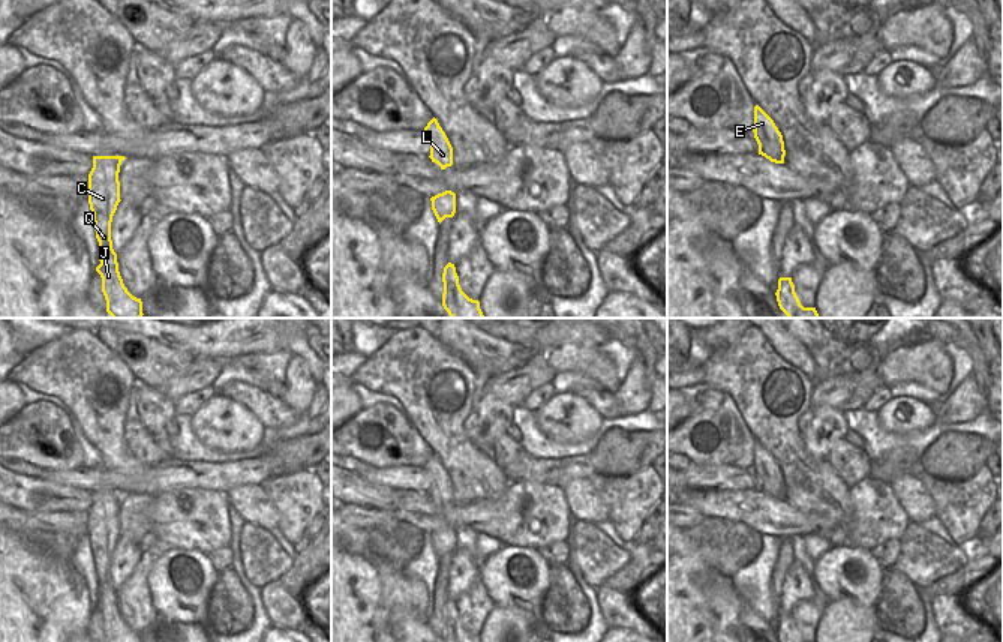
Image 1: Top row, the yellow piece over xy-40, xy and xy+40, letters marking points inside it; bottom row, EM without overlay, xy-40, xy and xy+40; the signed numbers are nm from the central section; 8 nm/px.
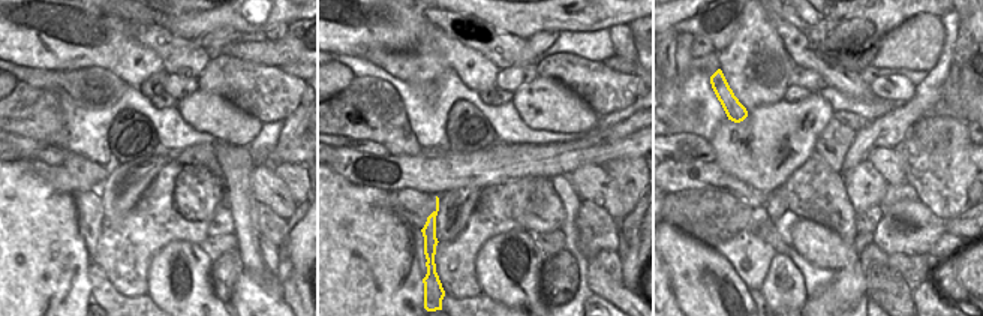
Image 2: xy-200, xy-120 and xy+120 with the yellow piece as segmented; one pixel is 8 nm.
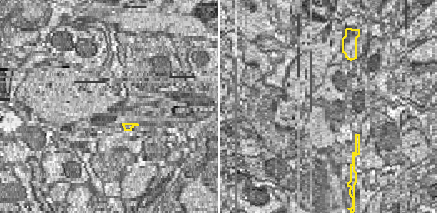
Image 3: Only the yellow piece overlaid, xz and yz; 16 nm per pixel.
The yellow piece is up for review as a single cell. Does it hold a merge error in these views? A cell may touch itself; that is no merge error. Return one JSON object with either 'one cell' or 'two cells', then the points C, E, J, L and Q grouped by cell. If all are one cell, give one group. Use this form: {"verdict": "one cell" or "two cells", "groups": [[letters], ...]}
{"verdict": "one cell", "groups": [["C", "E", "J", "L", "Q"]]}

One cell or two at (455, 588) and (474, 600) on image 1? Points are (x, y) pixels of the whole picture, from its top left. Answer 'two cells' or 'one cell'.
two cells

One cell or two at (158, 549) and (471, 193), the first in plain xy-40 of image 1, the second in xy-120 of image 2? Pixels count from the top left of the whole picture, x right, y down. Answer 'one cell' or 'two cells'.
two cells

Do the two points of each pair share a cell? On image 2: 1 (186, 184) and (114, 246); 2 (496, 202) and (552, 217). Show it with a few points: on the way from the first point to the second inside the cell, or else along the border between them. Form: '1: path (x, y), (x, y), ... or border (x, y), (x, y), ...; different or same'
1: path (173, 180), (173, 187), (135, 225); same
2: border (502, 183), (513, 204), (516, 220), (528, 231); different

